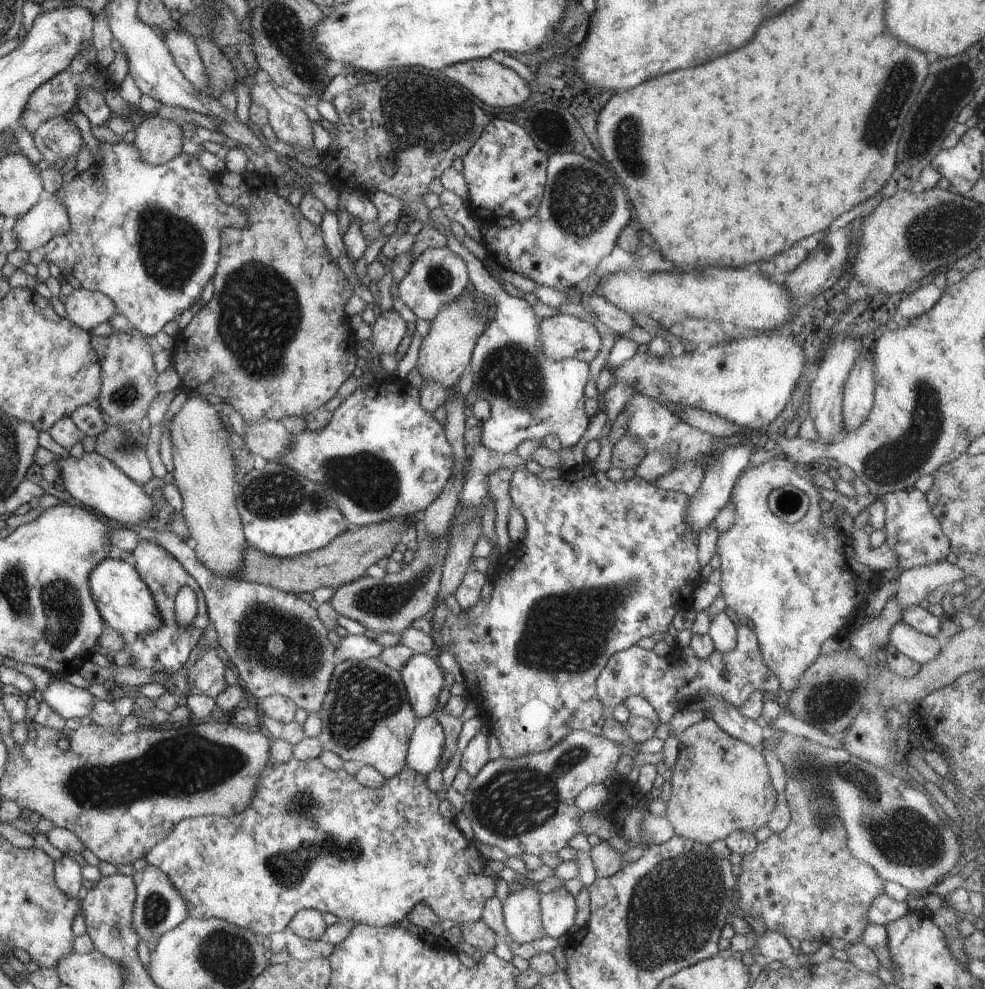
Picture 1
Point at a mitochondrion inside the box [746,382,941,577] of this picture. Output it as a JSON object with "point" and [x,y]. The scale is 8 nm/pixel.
{"point":[788,503]}

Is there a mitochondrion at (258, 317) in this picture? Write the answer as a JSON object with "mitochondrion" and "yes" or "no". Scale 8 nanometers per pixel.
{"mitochondrion":"yes"}

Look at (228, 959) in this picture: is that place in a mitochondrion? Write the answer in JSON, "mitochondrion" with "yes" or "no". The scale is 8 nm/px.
{"mitochondrion":"yes"}

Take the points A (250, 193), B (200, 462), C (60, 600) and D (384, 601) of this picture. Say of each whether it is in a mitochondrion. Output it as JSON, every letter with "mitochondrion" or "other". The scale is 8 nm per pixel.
{"A":"other","B":"other","C":"mitochondrion","D":"mitochondrion"}

